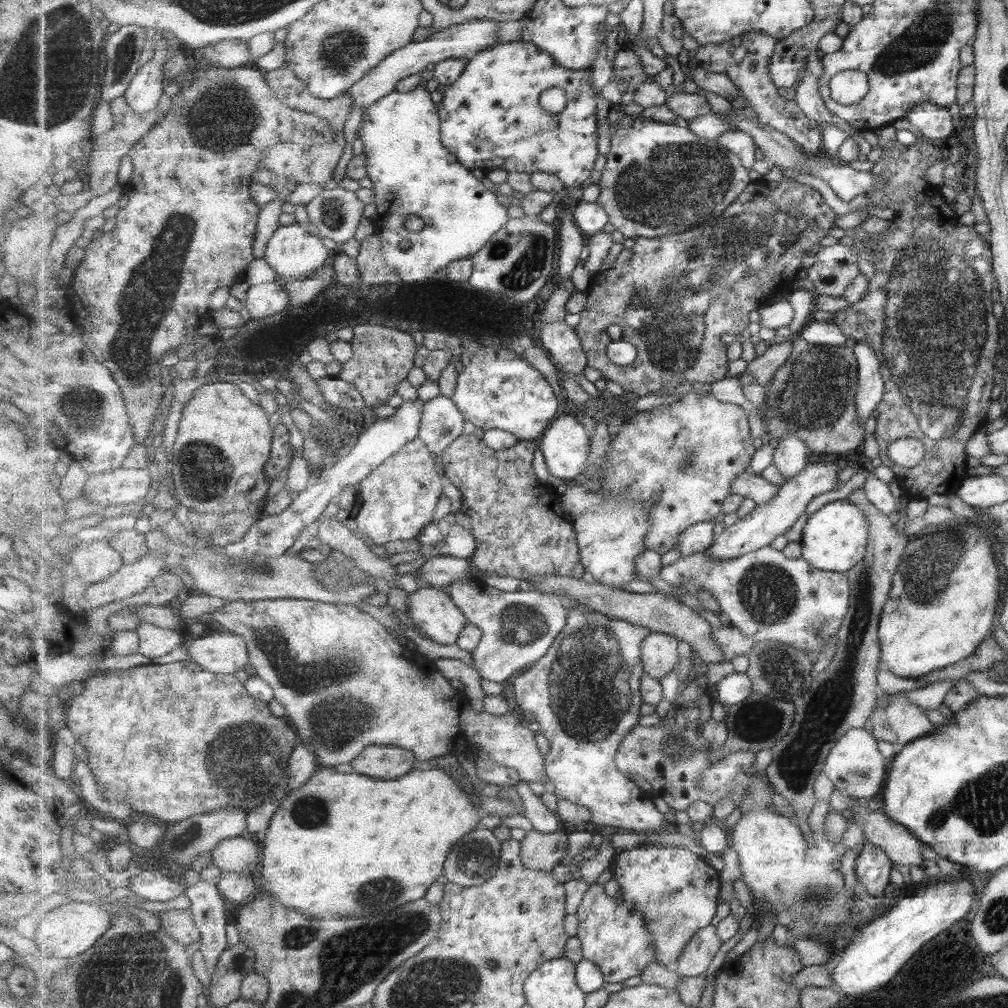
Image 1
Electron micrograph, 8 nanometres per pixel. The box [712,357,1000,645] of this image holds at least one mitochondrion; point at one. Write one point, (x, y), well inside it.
(933, 566)

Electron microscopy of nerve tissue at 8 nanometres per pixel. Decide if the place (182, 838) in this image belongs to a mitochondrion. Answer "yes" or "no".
yes

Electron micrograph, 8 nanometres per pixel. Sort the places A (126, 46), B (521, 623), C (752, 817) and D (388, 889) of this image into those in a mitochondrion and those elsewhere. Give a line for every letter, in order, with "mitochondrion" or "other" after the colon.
A: mitochondrion
B: mitochondrion
C: other
D: mitochondrion

